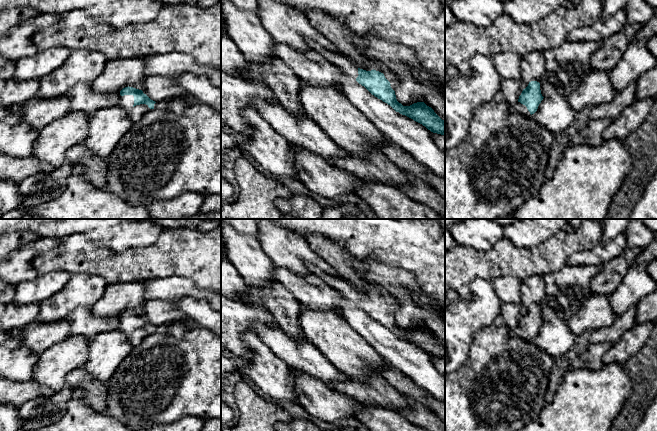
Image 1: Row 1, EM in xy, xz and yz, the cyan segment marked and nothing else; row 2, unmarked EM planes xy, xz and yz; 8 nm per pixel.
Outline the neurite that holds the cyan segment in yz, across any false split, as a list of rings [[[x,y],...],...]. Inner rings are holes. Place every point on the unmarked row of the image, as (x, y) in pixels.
[[[531,305],[528,310],[523,313],[518,326],[509,330],[509,335],[521,338],[525,341],[530,341],[537,335],[543,322],[540,314],[540,307]]]

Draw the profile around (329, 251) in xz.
[[[312,234],[306,238],[306,241],[316,255],[334,268],[340,278],[350,282],[354,287],[373,289],[376,286],[363,278],[363,270],[332,240],[320,234]]]

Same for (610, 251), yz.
[[[624,233],[607,243],[599,243],[591,250],[581,250],[567,258],[567,265],[584,266],[597,265],[615,261],[626,249],[627,239]]]

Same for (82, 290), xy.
[[[72,275],[65,287],[40,303],[37,322],[65,319],[74,309],[92,307],[104,294],[108,282],[99,275]]]

